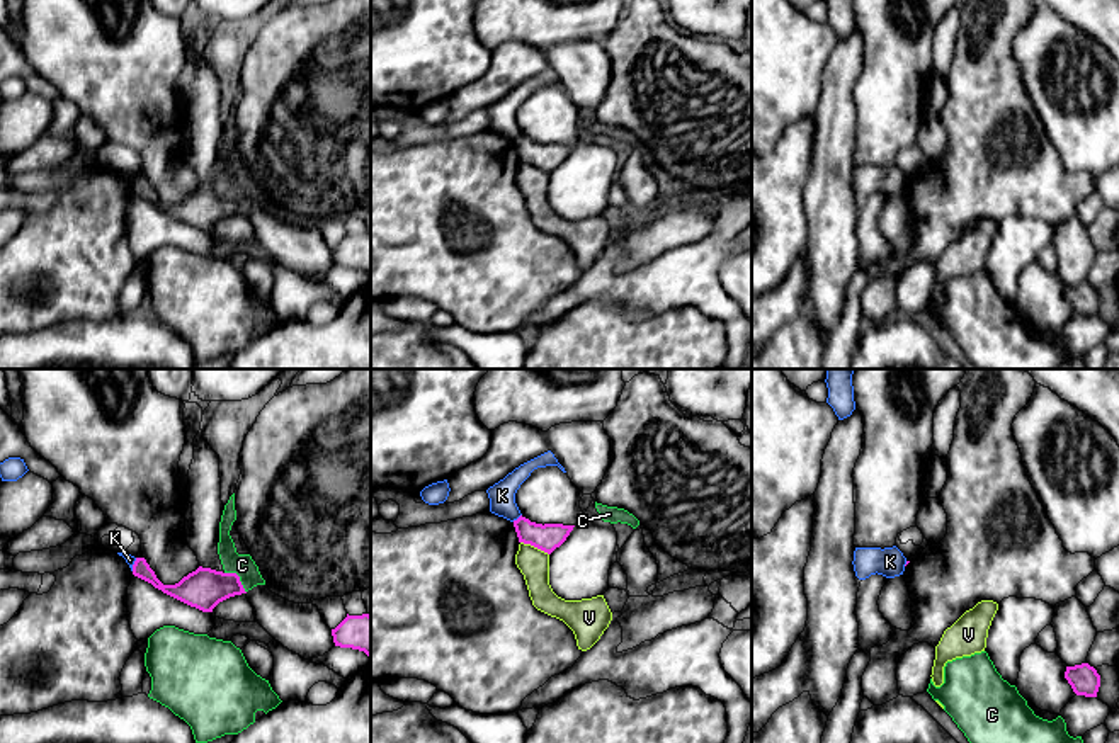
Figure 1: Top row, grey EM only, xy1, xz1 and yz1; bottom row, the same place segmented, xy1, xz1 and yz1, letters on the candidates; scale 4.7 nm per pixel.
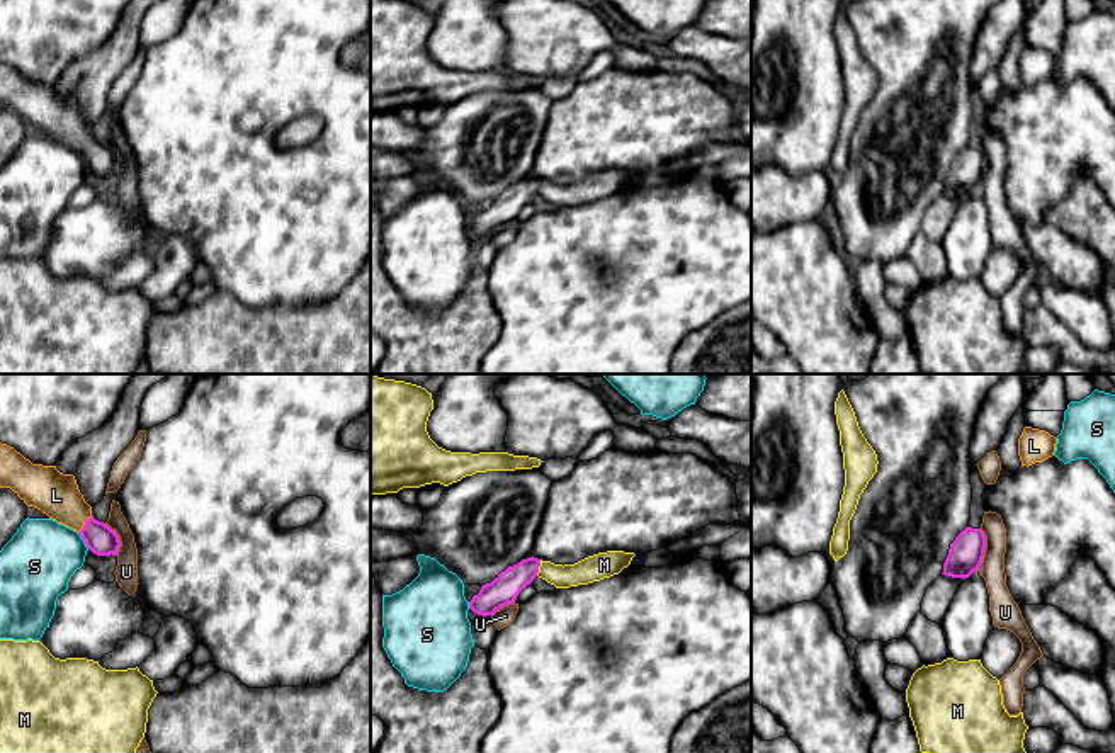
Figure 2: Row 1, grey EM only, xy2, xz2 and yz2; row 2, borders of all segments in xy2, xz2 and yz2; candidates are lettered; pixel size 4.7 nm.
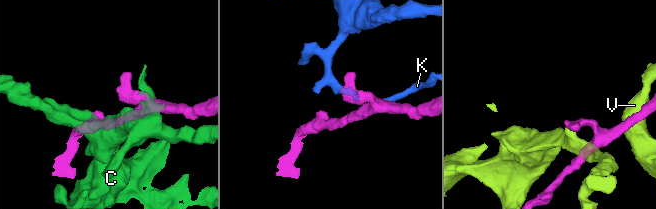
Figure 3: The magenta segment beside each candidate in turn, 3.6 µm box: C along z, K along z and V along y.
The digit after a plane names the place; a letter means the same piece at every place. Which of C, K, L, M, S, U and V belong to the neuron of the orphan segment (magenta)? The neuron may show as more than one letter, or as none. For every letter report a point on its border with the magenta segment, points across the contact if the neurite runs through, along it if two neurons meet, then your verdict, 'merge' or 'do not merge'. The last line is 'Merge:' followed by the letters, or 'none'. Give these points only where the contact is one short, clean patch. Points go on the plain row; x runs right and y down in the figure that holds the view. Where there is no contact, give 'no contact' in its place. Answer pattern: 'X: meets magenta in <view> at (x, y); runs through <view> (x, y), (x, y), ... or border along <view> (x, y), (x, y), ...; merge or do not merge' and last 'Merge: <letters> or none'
C: meets magenta in xy1 at (238, 198); do not merge
K: meets magenta in xz1 at (517, 138); border along xz1 (521, 133), (512, 140); do not merge
L: meets magenta in xy2 at (85, 143); runs through xy2 (101, 158), (85, 143), (56, 114); merge
M: meets magenta in xz2 at (537, 187); do not merge
S: meets magenta in xy2 at (84, 158); border along xy2 (77, 152), (89, 167); do not merge
U: meets magenta in yz2 at (984, 167); border along yz2 (981, 148), (984, 174), (976, 189); do not merge
V: meets magenta in xz1 at (534, 165); do not merge
Merge: L

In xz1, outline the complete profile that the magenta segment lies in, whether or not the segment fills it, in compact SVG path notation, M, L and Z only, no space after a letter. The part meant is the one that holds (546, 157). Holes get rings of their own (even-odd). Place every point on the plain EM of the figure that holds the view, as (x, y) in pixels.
M525 136L514 139L514 146L519 156L519 162L531 163L548 173L560 167L575 145L563 143L536 143Z

